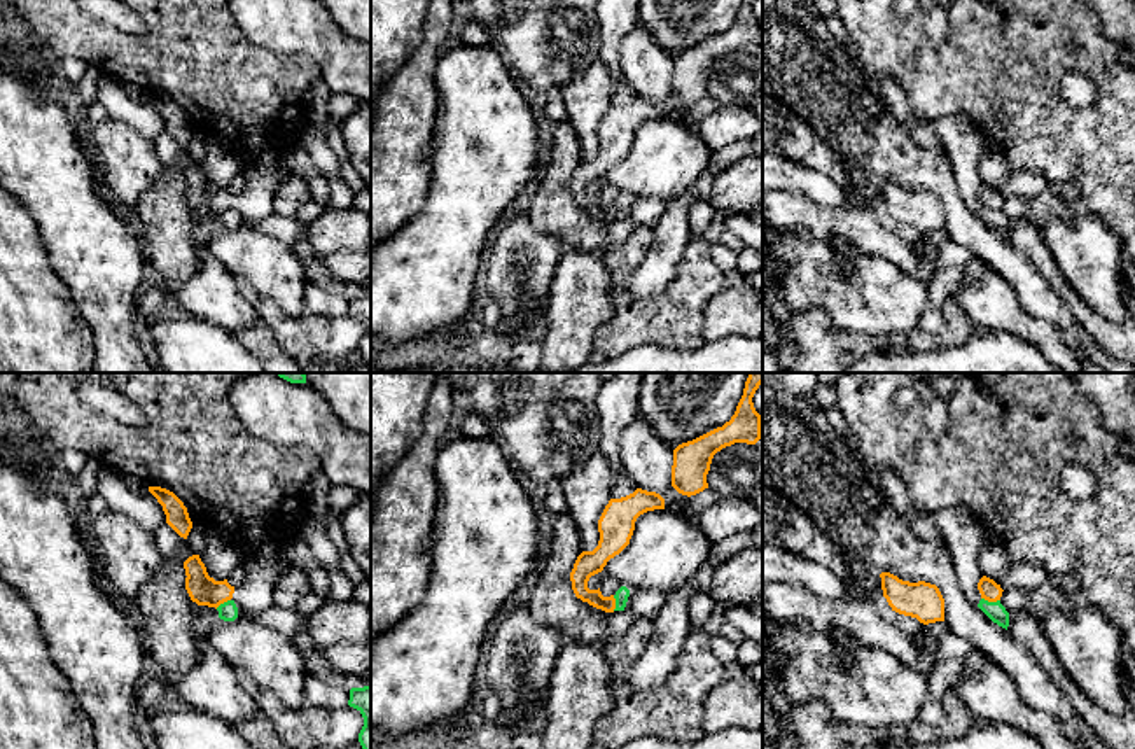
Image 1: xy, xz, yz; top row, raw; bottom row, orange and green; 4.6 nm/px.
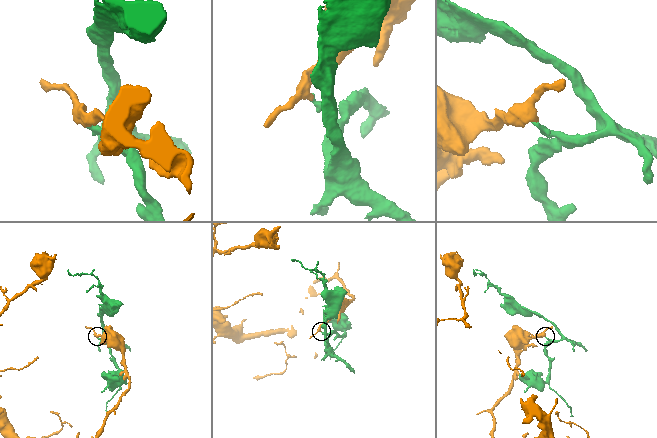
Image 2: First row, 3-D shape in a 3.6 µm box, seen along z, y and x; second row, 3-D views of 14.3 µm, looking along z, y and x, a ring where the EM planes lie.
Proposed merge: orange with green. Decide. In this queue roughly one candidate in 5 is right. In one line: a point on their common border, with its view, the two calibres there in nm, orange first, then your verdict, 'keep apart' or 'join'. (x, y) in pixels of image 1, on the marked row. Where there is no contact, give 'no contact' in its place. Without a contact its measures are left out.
contact yz (990, 601); calibres 90 and 90 nm; keep apart

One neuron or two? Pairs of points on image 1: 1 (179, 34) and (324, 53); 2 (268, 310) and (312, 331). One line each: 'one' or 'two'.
1: two
2: one

